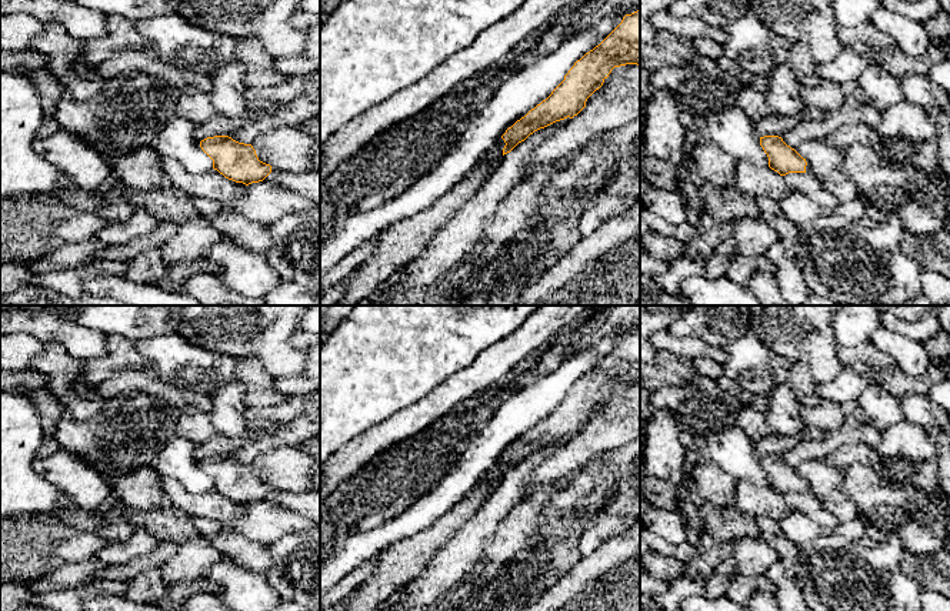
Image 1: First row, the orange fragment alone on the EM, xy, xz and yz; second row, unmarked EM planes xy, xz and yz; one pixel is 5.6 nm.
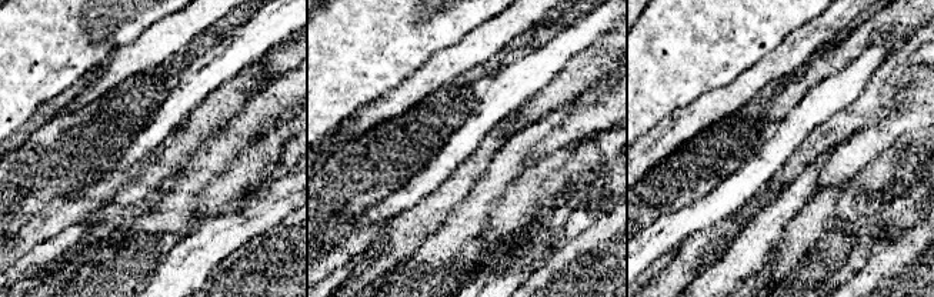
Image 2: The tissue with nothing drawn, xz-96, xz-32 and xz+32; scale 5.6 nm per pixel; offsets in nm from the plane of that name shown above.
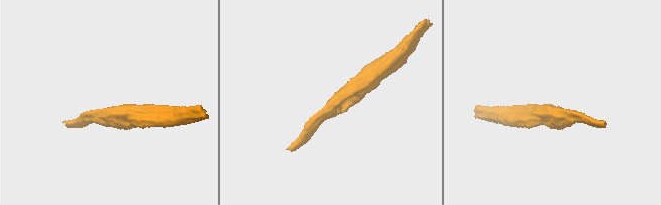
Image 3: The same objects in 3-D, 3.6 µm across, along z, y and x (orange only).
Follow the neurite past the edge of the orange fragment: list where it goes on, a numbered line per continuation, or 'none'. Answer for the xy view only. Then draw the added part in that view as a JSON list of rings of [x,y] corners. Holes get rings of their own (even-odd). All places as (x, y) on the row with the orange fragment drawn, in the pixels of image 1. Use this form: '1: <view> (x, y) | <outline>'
none

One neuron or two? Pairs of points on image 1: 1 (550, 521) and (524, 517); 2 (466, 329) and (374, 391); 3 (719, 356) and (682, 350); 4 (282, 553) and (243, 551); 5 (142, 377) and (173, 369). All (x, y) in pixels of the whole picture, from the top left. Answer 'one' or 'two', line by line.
1: two
2: one
3: one
4: two
5: two

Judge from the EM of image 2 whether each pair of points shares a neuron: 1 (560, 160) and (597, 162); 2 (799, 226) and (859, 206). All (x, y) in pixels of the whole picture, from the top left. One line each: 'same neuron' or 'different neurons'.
1: different neurons
2: different neurons

